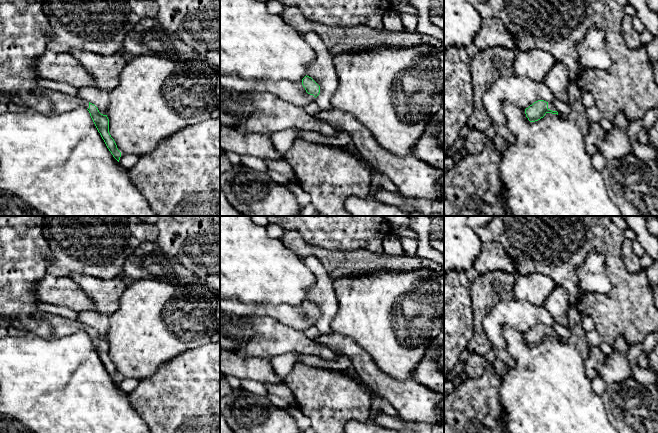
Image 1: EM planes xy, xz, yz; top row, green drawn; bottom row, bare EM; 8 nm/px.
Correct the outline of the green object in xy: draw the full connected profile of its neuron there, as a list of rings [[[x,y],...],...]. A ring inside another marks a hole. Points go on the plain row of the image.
[[[40,311],[35,314],[35,317],[40,321],[45,321],[50,325],[55,338],[71,335],[78,331],[85,331],[89,335],[90,340],[102,363],[104,364],[107,372],[109,373],[113,381],[119,386],[121,376],[118,374],[114,363],[109,357],[109,343],[107,339],[101,338],[94,328],[87,326],[79,320],[72,320],[69,318]]]

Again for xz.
[[[220,296],[220,311],[228,315],[237,316],[242,319],[256,316],[268,316],[284,325],[304,332],[310,326],[315,326],[315,322],[320,317],[320,310],[307,299],[302,303],[302,309],[306,314],[305,316],[295,307],[287,304],[276,306],[251,305],[245,304],[237,298]]]

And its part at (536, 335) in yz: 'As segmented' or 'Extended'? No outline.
Extended

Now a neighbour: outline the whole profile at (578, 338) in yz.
[[[570,305],[568,310],[568,329],[571,332],[570,337],[565,340],[569,344],[573,344],[578,347],[578,349],[585,355],[590,345],[588,344],[586,338],[586,331],[583,329],[581,323],[582,314],[578,311],[577,305]]]

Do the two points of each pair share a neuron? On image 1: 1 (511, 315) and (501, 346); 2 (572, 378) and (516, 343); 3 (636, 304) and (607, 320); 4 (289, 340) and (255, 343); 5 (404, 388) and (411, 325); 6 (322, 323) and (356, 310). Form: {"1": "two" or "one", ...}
{"1": "one", "2": "one", "3": "one", "4": "one", "5": "two", "6": "two"}

